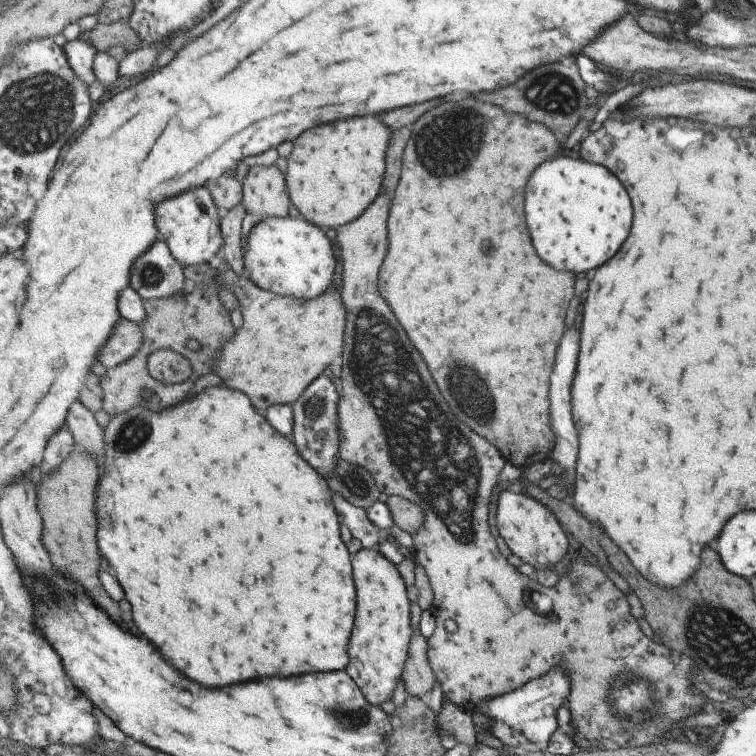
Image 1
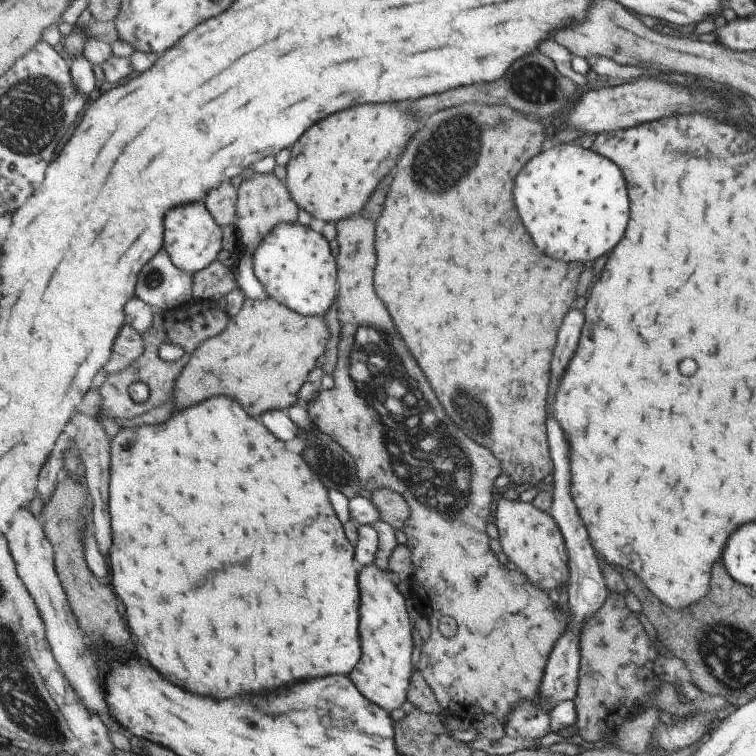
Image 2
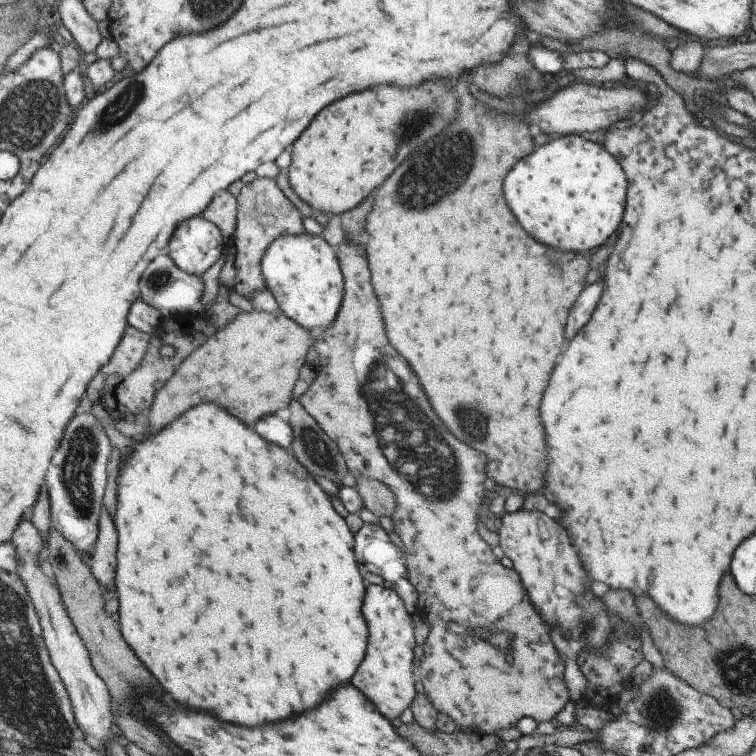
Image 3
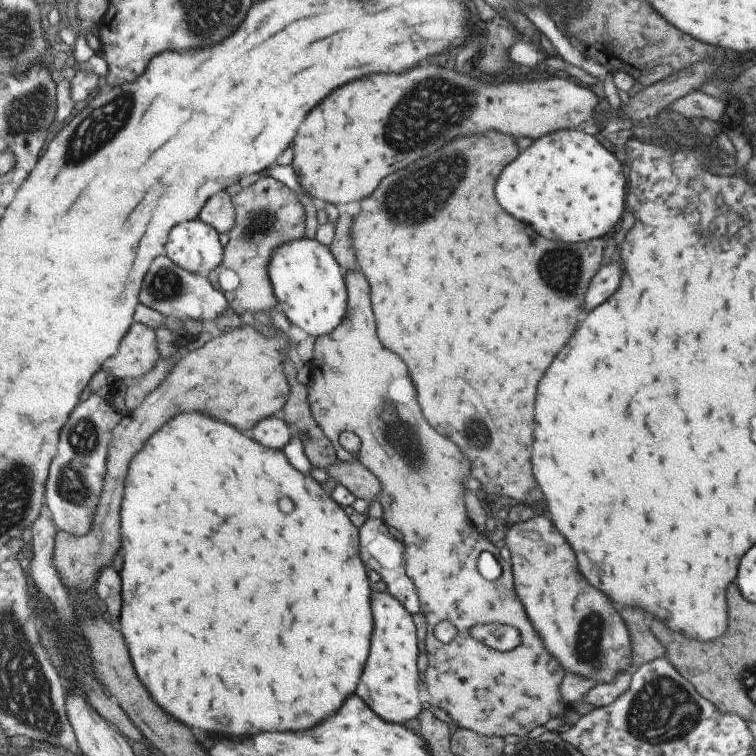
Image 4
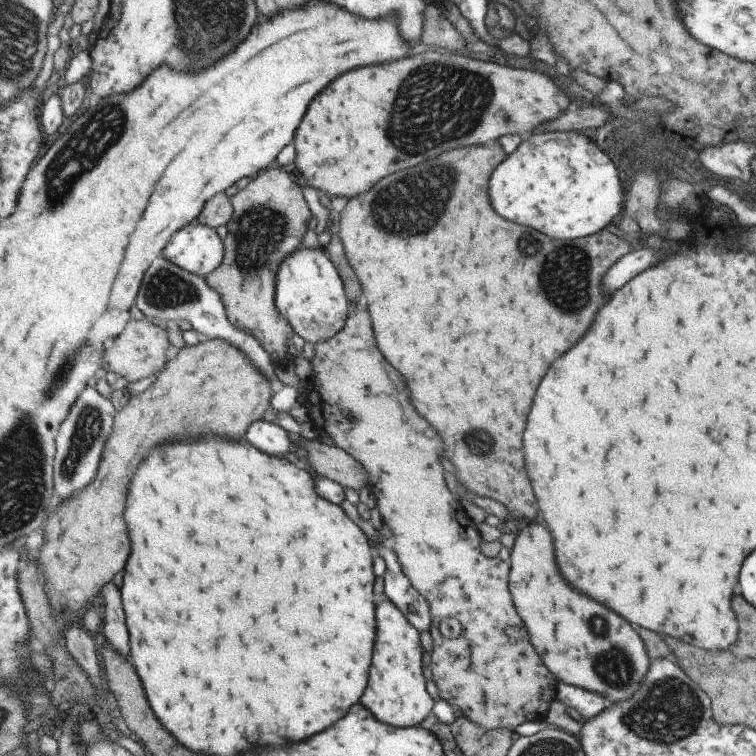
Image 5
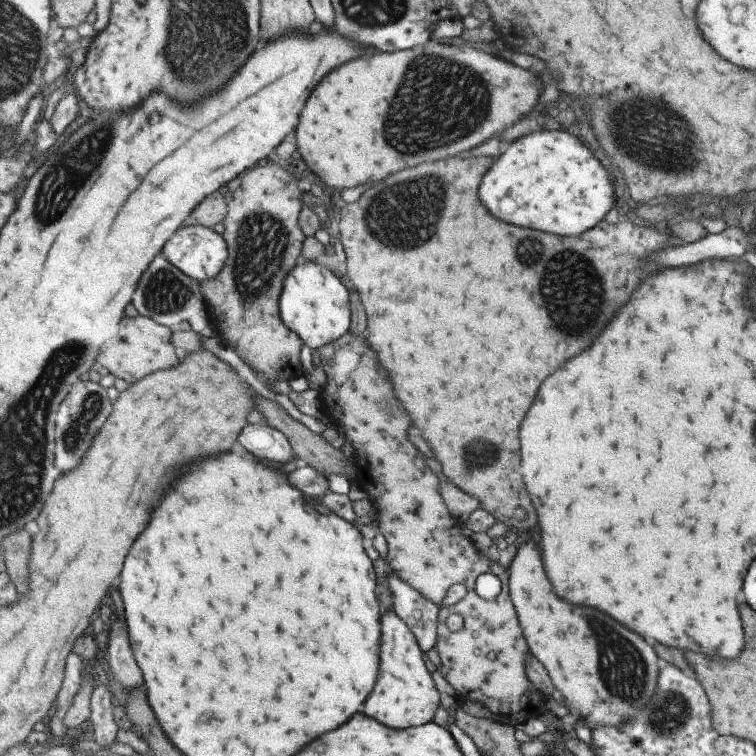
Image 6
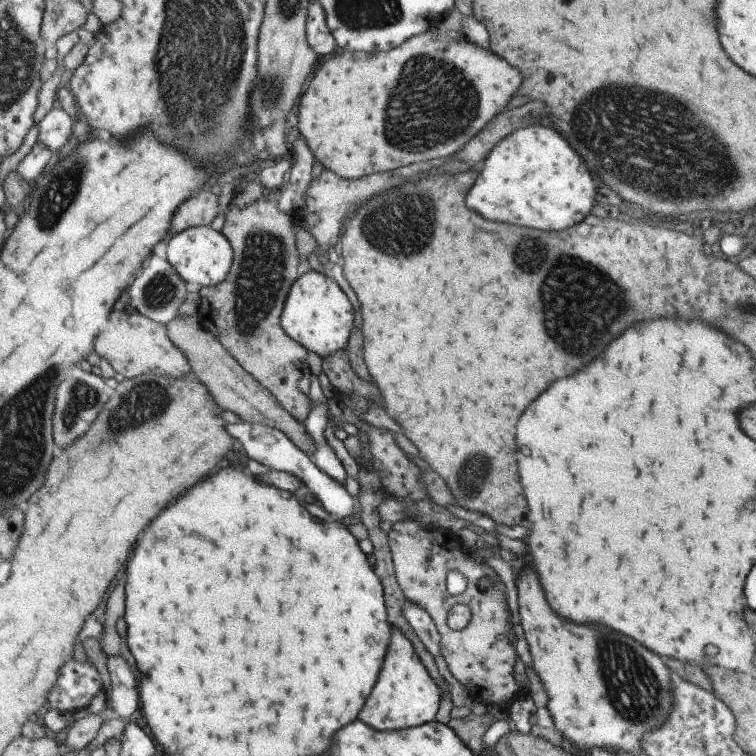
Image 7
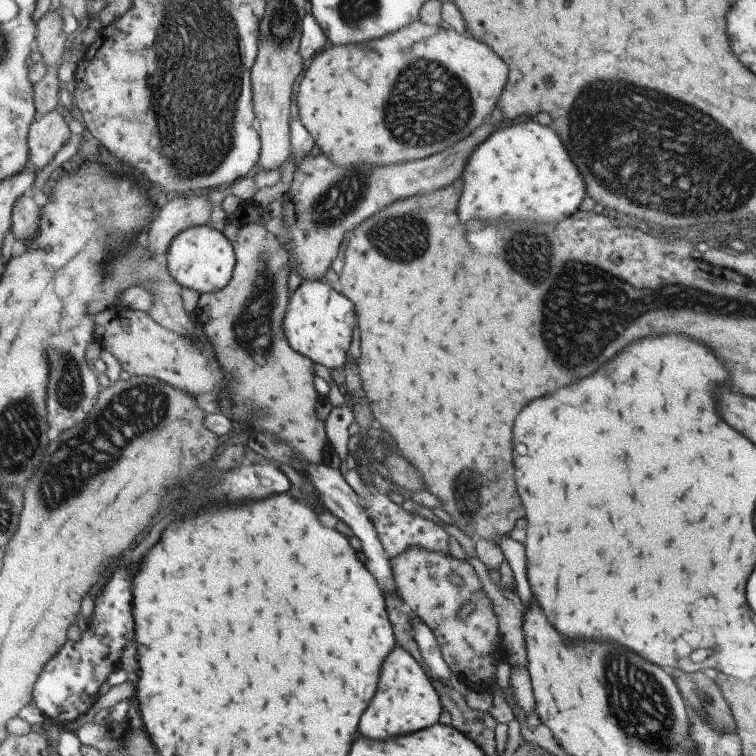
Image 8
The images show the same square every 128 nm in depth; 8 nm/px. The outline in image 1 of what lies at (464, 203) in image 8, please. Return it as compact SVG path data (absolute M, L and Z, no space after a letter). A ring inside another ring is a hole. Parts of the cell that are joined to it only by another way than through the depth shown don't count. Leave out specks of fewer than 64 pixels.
M559 156L539 166L527 184L527 222L539 256L553 268L594 271L611 260L631 234L633 204L621 180L601 164Z

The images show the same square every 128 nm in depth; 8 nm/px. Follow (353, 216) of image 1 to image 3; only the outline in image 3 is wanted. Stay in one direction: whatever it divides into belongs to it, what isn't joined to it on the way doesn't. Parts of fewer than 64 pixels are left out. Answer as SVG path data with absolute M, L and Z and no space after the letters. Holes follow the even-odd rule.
M427 80L419 88L397 88L391 84L375 86L351 94L325 108L307 132L293 146L293 160L288 168L290 187L314 213L339 216L351 212L379 188L415 150L439 136L459 116L459 98L447 80Z

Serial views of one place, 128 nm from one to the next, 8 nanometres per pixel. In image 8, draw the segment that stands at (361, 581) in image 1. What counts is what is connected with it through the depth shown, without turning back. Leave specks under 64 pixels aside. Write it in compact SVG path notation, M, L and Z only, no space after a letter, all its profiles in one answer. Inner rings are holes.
M399 645L387 658L383 668L383 680L371 708L363 714L361 734L371 740L387 740L393 736L413 734L426 730L439 722L444 706L438 690L422 664L407 650Z

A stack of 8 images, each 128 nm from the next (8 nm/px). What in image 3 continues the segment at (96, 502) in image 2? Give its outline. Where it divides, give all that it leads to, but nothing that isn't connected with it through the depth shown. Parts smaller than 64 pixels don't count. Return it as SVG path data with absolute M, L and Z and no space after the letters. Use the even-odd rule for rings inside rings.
M106 508L101 510L99 520L100 535L93 556L89 562L91 570L97 580L109 588L117 590L115 586L115 570L117 570L117 530L113 524L113 517L109 516Z

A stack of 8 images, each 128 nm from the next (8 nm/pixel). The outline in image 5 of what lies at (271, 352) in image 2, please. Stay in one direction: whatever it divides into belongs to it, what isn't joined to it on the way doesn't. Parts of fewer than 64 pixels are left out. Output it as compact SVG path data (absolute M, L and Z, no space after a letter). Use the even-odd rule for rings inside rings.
M208 339L197 345L187 345L174 351L168 365L157 375L155 382L146 390L130 397L129 402L116 413L116 423L105 445L97 480L87 488L75 492L75 496L65 504L61 504L45 524L45 544L41 548L39 564L47 580L47 596L51 598L51 605L57 614L57 620L61 622L63 631L75 622L80 623L83 611L125 568L129 560L131 536L129 536L129 526L125 522L127 492L135 470L149 456L149 452L173 440L189 440L189 438L201 438L211 434L235 442L242 441L255 422L269 415L271 399L277 389L265 378L263 372L259 372L253 366L253 362L243 354L243 350L231 346L227 340Z

